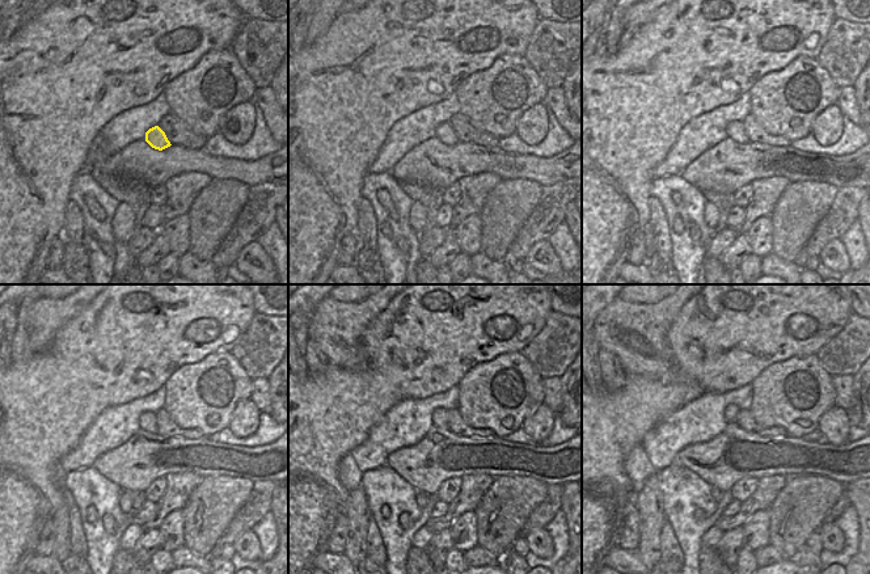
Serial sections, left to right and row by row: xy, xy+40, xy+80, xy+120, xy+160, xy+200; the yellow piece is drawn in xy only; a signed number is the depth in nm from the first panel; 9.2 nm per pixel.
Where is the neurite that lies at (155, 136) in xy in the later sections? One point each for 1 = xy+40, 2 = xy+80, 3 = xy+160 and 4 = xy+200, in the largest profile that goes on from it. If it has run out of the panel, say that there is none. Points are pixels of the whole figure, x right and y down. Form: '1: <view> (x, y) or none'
1: xy+40 (444, 133)
2: xy+80 (735, 130)
3: xy+160 (439, 416)
4: xy+200 (731, 410)

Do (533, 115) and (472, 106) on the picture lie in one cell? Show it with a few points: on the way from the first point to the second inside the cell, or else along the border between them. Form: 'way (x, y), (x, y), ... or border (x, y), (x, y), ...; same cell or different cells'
border (543, 102), (533, 104), (519, 117), (514, 133); different cells

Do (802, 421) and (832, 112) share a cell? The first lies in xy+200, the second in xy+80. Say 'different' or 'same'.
different

